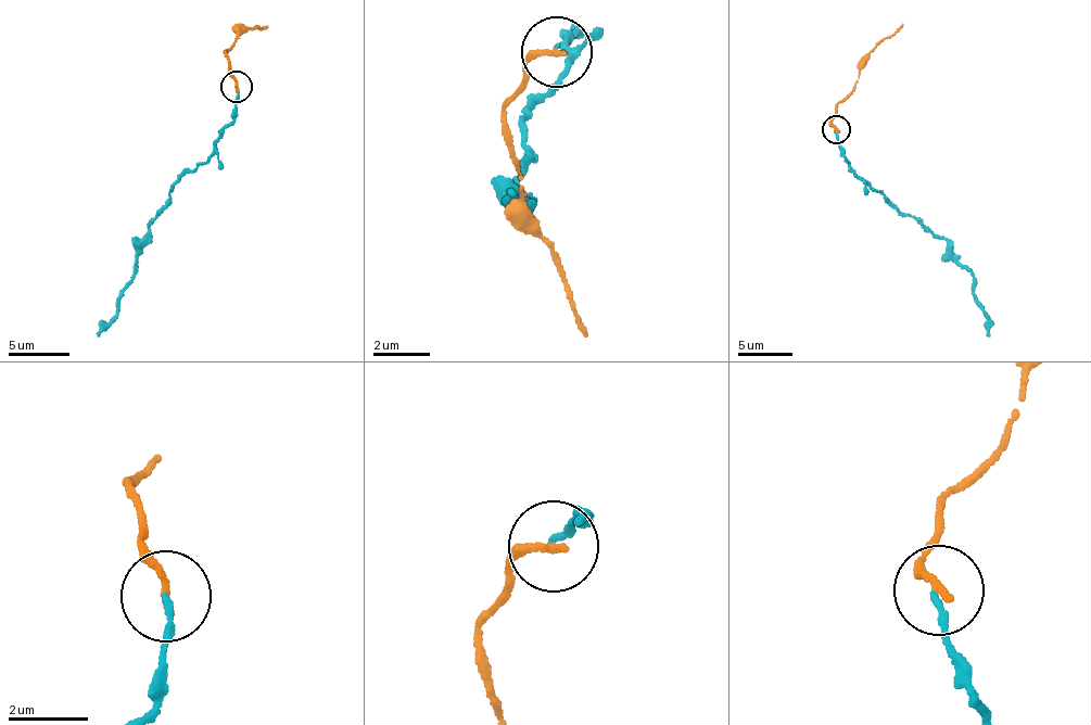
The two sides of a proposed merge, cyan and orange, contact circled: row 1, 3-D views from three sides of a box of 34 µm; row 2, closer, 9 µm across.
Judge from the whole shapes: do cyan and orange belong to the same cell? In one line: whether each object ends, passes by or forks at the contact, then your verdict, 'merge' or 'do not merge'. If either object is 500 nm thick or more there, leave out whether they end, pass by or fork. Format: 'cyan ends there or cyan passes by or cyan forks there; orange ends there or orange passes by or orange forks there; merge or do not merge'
cyan ends there; orange ends there; do not merge

